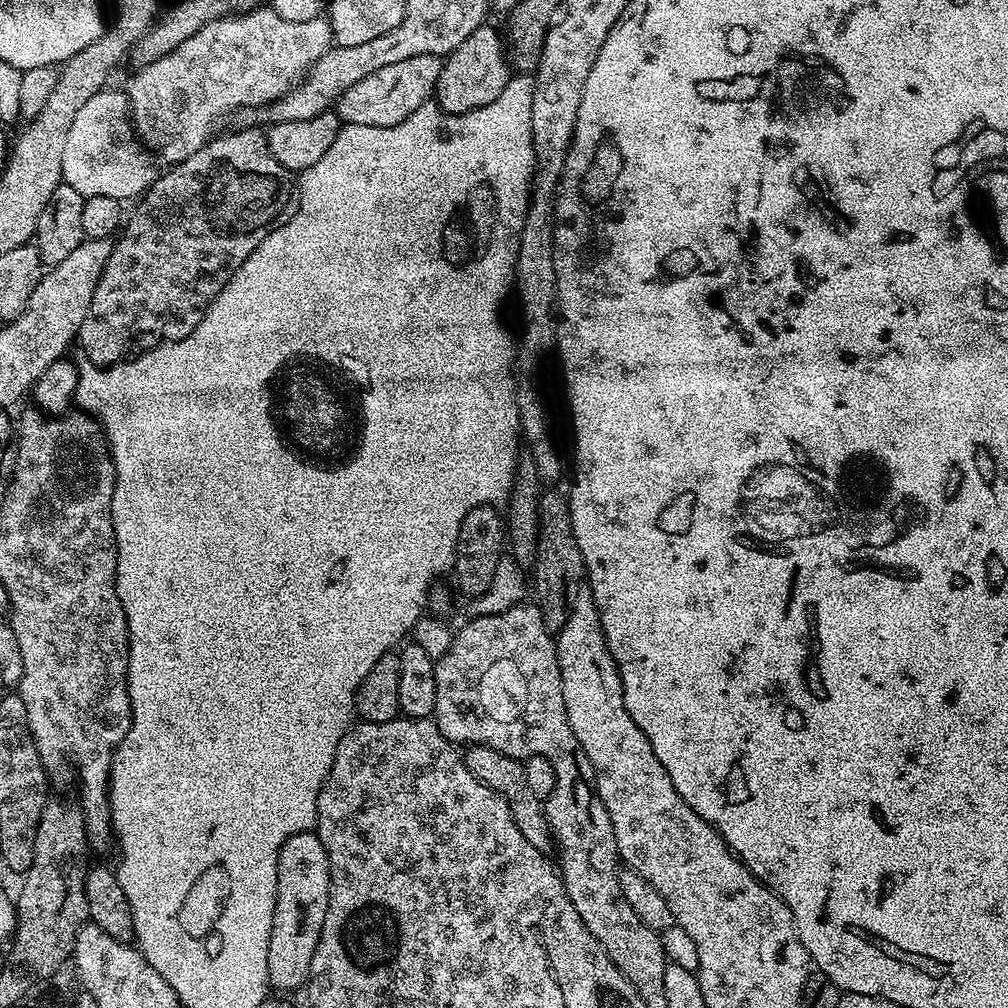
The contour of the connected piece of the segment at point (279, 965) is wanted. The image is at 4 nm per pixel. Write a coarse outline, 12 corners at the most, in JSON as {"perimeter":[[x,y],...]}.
{"perimeter":[[309,830],[278,854],[268,983],[305,987],[330,862]]}

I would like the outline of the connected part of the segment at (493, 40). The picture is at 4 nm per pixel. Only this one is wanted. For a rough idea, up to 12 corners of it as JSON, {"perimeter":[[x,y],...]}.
{"perimeter":[[482,26],[440,65],[435,103],[461,116],[510,79],[506,40]]}

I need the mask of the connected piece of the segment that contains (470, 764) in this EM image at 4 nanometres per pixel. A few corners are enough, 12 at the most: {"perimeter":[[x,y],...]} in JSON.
{"perimeter":[[485,744],[465,747],[466,770],[510,806],[539,852],[554,848],[523,763]]}

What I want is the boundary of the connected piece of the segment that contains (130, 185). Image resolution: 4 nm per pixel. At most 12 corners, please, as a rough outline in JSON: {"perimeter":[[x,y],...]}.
{"perimeter":[[128,97],[78,110],[63,183],[86,198],[135,201],[156,180]]}

